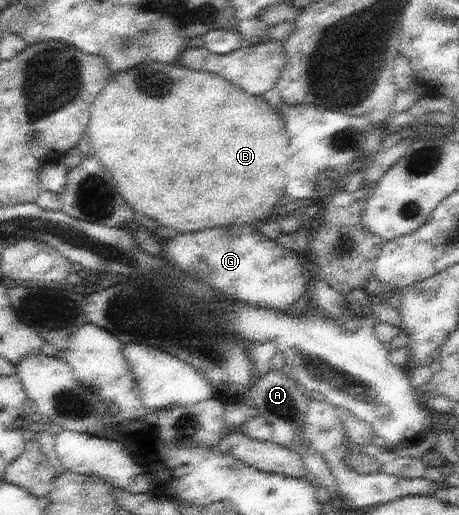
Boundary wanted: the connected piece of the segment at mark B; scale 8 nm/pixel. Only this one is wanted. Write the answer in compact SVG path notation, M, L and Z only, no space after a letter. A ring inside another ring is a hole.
M145 62L139 67L129 68L127 72L112 75L105 88L95 96L89 106L90 118L86 130L95 158L111 173L121 196L136 213L153 218L159 226L169 226L177 232L201 232L215 226L243 226L257 220L267 220L278 203L286 201L286 168L291 158L290 140L286 131L282 111L275 110L259 95L245 92L240 86L233 85L222 76L207 71L196 71L178 62L163 64Z

